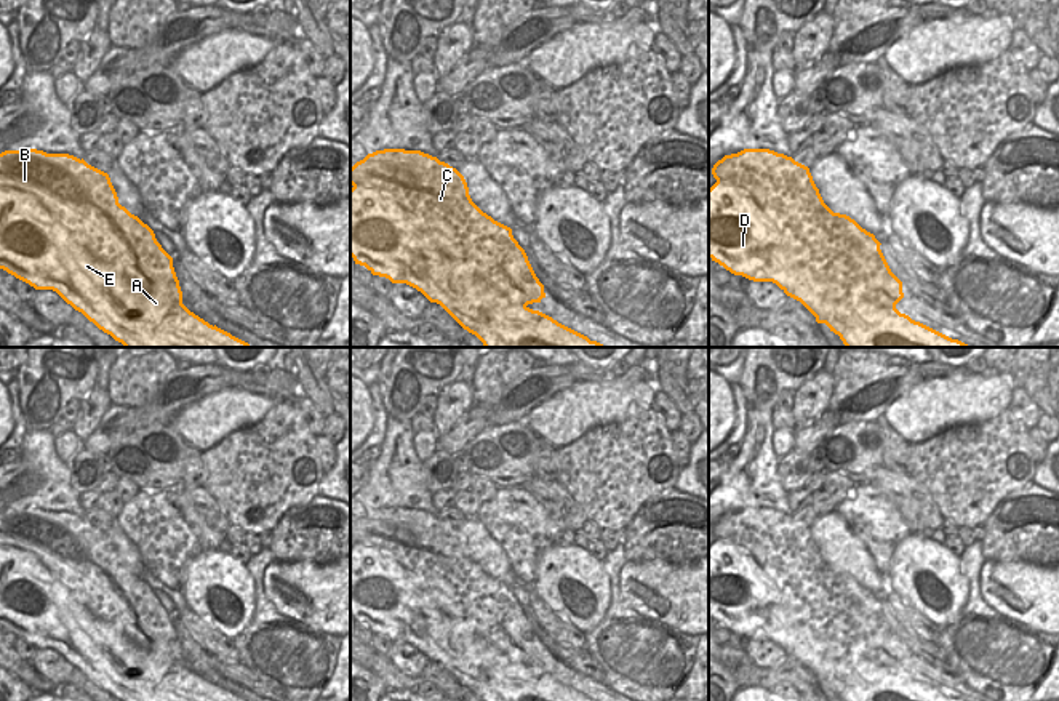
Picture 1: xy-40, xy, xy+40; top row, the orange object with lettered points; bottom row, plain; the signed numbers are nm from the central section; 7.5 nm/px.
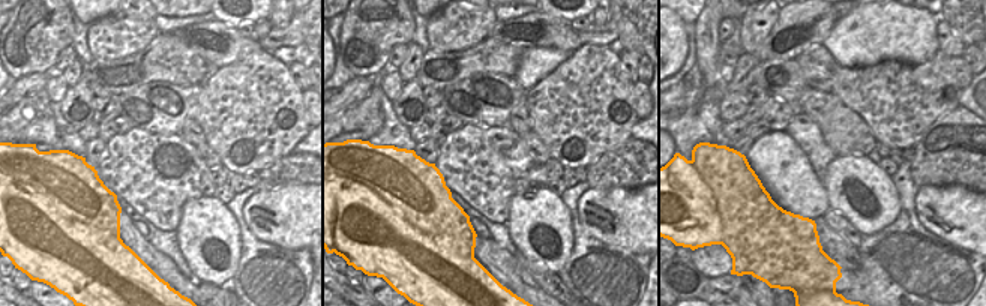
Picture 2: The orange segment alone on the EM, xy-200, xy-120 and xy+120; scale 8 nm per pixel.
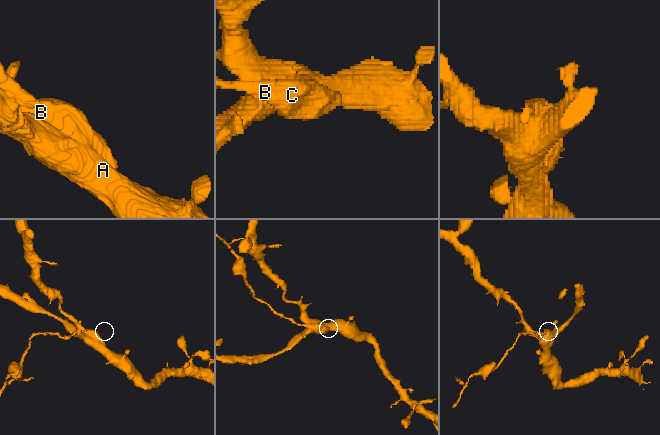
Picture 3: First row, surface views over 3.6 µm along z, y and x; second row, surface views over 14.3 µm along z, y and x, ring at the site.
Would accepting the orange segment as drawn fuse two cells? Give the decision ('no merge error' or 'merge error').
merge error

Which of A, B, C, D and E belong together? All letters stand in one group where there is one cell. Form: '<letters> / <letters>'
A D E / B C

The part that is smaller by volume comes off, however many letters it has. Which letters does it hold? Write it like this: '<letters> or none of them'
B, C

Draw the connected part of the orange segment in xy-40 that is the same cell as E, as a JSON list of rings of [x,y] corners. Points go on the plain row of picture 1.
[[[0,546],[0,627],[35,648],[56,650],[118,701],[245,701],[190,671],[182,663],[173,616],[157,600],[154,589],[118,560],[112,568],[123,575],[122,589],[115,592],[107,579],[98,576],[86,591],[86,603],[80,605],[37,555],[14,546]]]

